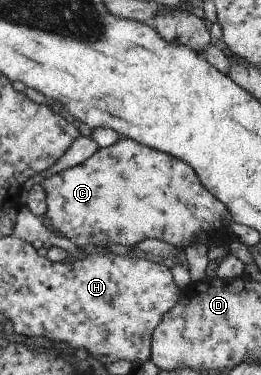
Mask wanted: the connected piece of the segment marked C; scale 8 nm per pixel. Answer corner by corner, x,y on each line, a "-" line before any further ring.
119,138
110,147
98,148
82,163
66,171
49,175
39,184
46,193
46,211
43,217
48,219
50,227
56,233
64,235
78,248
96,243
106,246
119,244
133,248
143,240
158,239
174,247
186,249
196,243
195,239
203,233
207,234
210,241
219,245
239,241
228,231
227,224
234,224
230,215
226,215
224,207
220,207
220,203
214,201
214,197
210,197
206,189
198,187
196,175
192,173
192,169
188,169
188,165
166,153
158,153
154,149
138,145
136,141
130,139

